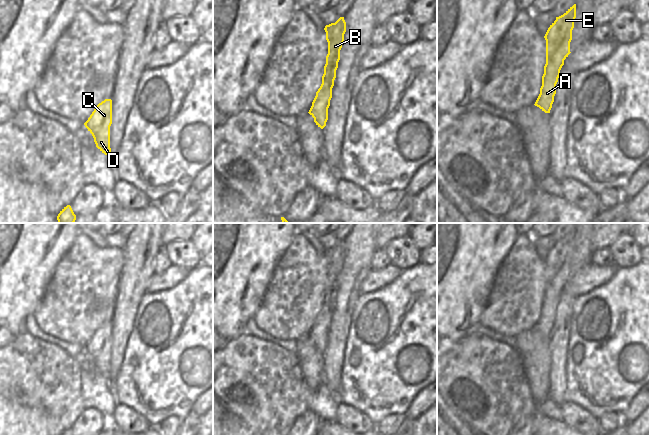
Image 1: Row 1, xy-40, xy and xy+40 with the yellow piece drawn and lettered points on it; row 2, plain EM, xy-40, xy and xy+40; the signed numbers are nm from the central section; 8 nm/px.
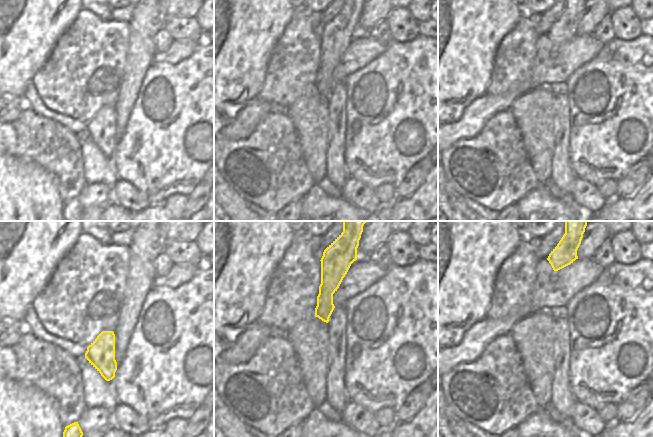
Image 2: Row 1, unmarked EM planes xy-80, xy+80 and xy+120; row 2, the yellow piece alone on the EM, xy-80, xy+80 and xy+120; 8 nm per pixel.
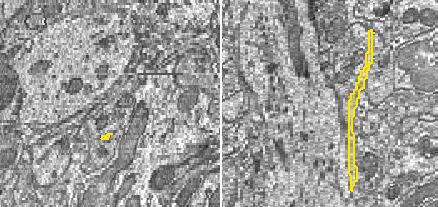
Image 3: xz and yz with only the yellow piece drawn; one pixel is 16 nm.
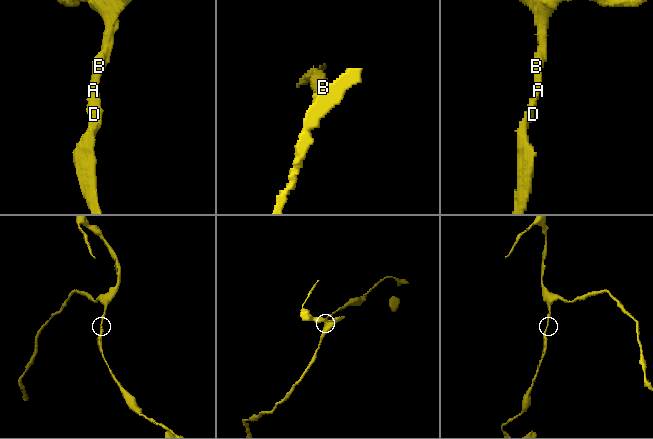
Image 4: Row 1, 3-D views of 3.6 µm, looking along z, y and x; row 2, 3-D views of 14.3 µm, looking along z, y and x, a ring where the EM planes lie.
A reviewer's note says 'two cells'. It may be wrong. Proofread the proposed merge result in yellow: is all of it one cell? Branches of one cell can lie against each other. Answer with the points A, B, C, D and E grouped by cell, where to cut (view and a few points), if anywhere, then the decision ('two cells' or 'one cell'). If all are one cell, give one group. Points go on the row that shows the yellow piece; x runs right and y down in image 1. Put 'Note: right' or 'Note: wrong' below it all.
groups A B C D E; cut none; one cell
Note: wrong

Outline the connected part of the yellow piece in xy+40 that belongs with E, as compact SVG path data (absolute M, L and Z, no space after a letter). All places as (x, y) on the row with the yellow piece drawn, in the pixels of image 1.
M576 4L563 15L556 17L556 20L550 25L544 36L546 40L546 64L540 94L534 105L545 113L550 113L560 70L564 65L564 60L571 53L570 42L575 18Z

